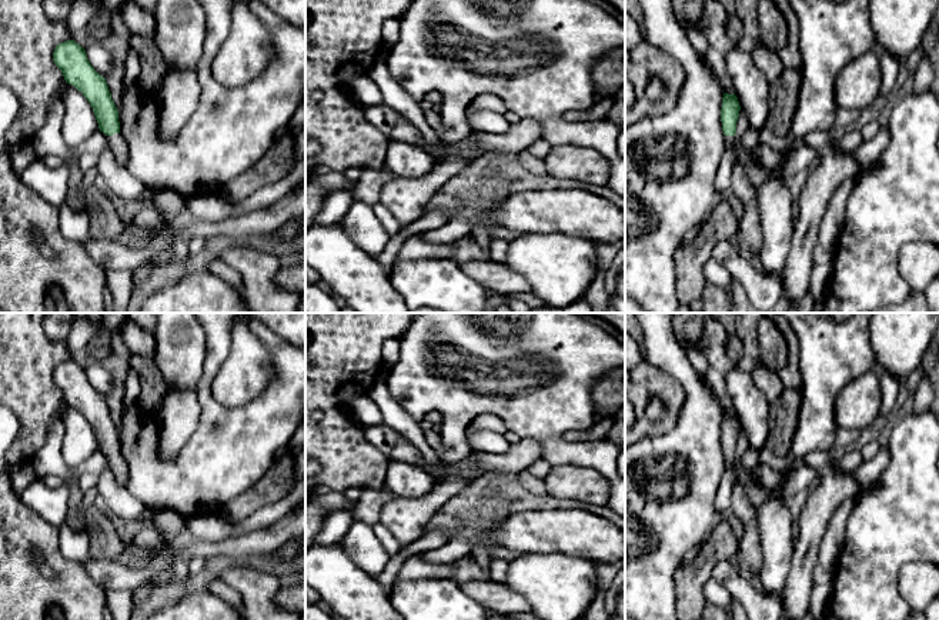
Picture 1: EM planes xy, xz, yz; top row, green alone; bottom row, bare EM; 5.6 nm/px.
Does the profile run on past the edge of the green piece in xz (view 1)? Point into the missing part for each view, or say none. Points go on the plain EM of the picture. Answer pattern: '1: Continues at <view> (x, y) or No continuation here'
1: No continuation here

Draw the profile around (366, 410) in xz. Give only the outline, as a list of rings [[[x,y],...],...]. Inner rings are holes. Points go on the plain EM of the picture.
[[[368,394],[360,396],[352,401],[352,413],[354,417],[367,427],[382,423],[380,407]]]

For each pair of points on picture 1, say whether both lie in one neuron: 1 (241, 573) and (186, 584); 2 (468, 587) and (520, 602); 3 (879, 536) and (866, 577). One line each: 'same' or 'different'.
1: same
2: same
3: same

